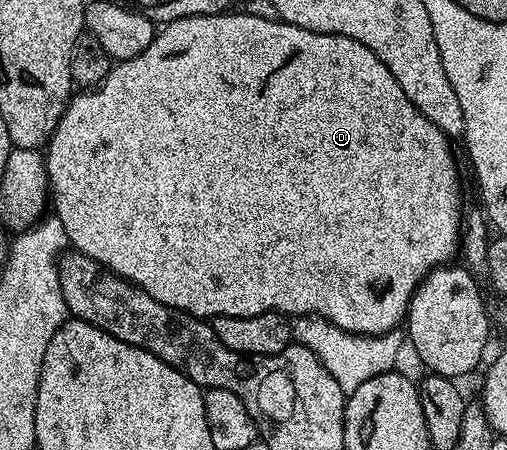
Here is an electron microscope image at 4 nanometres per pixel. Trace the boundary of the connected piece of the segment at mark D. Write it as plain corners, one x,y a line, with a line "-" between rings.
225,17
225,18
180,18
161,25
160,31
154,40
136,58
115,63
110,73
104,78
104,82
96,88
82,90
66,105
66,112
60,118
56,130
50,135
50,143
45,145
44,157
49,180
49,195
52,197
53,215
60,218
64,226
69,247
75,252
83,252
88,258
92,258
97,264
102,264
110,272
123,276
125,280
142,288
156,302
164,302
164,306
175,308
181,312
187,312
189,316
199,318
213,318
215,316
255,316
265,312
281,312
291,317
313,317
317,314
321,319
329,320
340,330
354,332
357,336
382,336
385,332
395,331
405,321
406,309
410,307
410,299
414,291
420,286
420,282
433,268
441,268
453,256
460,252
460,237
464,227
464,207
462,208
462,180
458,177
458,164
454,161
454,152
450,149
451,137
445,136
400,90
400,82
392,78
392,70
368,50
360,42
356,42
347,36
336,34
320,34
312,30
304,30
300,26
292,26
280,19
268,18

